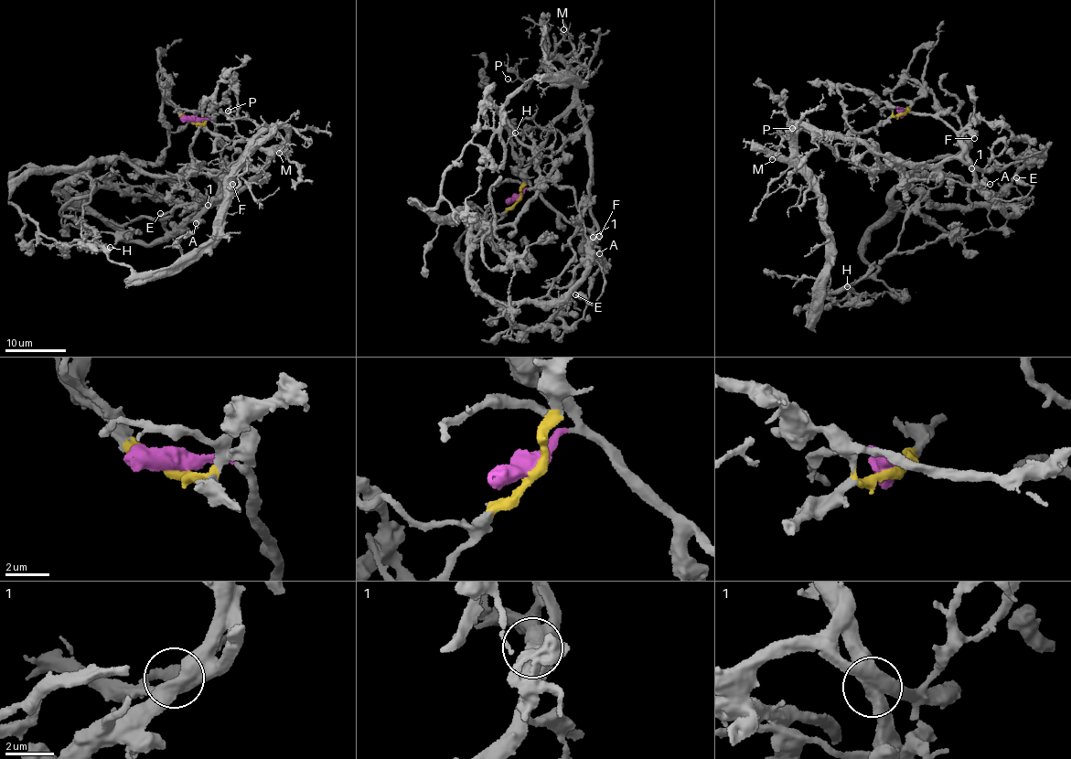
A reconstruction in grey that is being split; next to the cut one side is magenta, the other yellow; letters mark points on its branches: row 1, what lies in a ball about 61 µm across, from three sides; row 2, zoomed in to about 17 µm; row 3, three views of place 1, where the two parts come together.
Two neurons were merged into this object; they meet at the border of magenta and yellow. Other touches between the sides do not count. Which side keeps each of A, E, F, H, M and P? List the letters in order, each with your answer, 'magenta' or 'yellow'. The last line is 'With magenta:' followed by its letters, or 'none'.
A: magenta
E: magenta
F: magenta
H: yellow
M: yellow
P: yellow
With magenta: A, E, F

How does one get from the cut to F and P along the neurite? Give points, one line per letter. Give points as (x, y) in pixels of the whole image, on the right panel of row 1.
F: (904, 112), (900, 106), (909, 112), (928, 113), (957, 130), (966, 129), (974, 138)
P: (904, 112), (843, 135), (800, 124), (793, 127), (795, 133), (803, 126), (796, 132), (791, 128)

